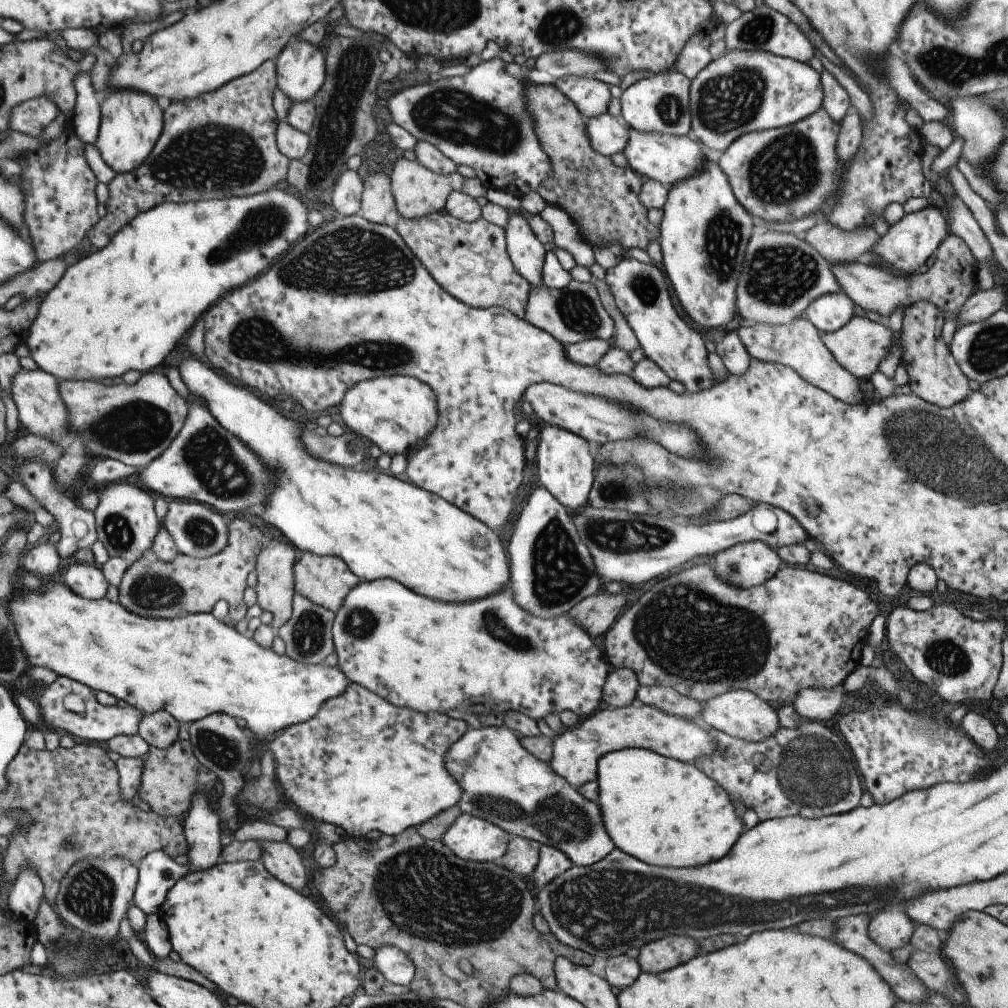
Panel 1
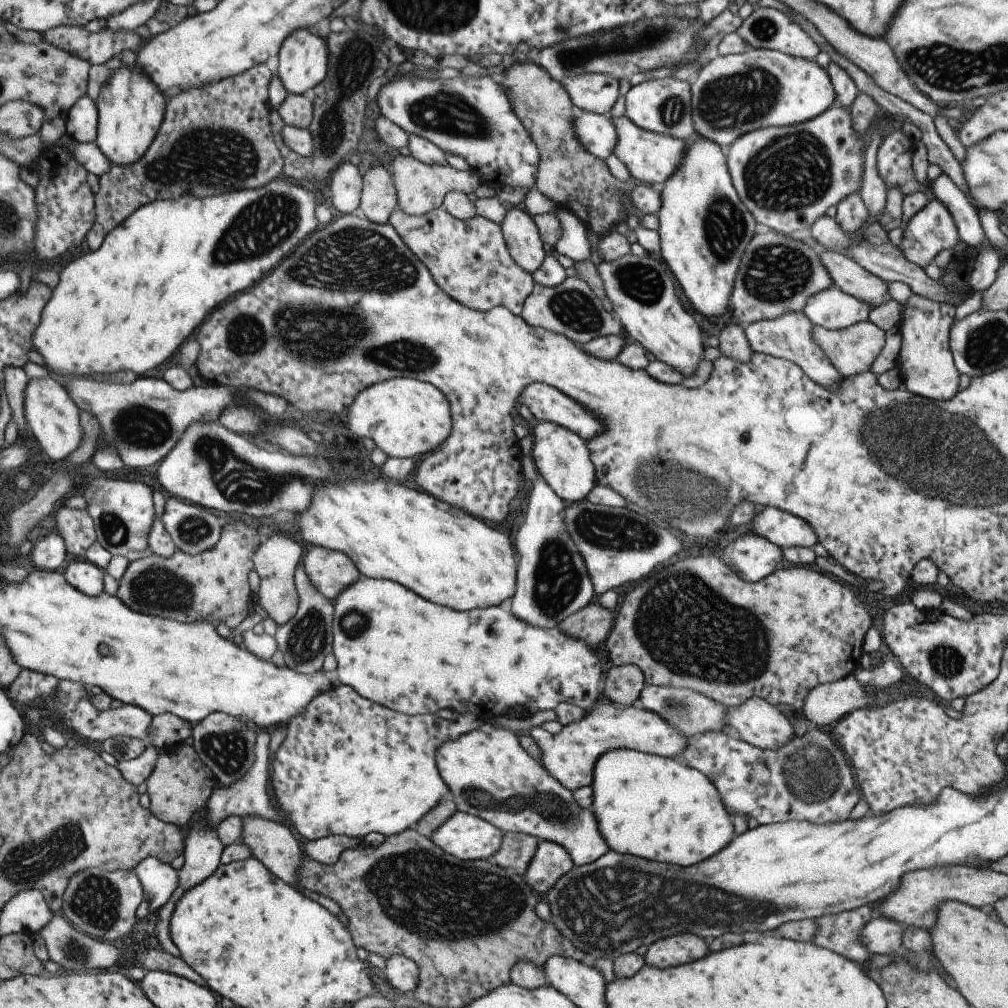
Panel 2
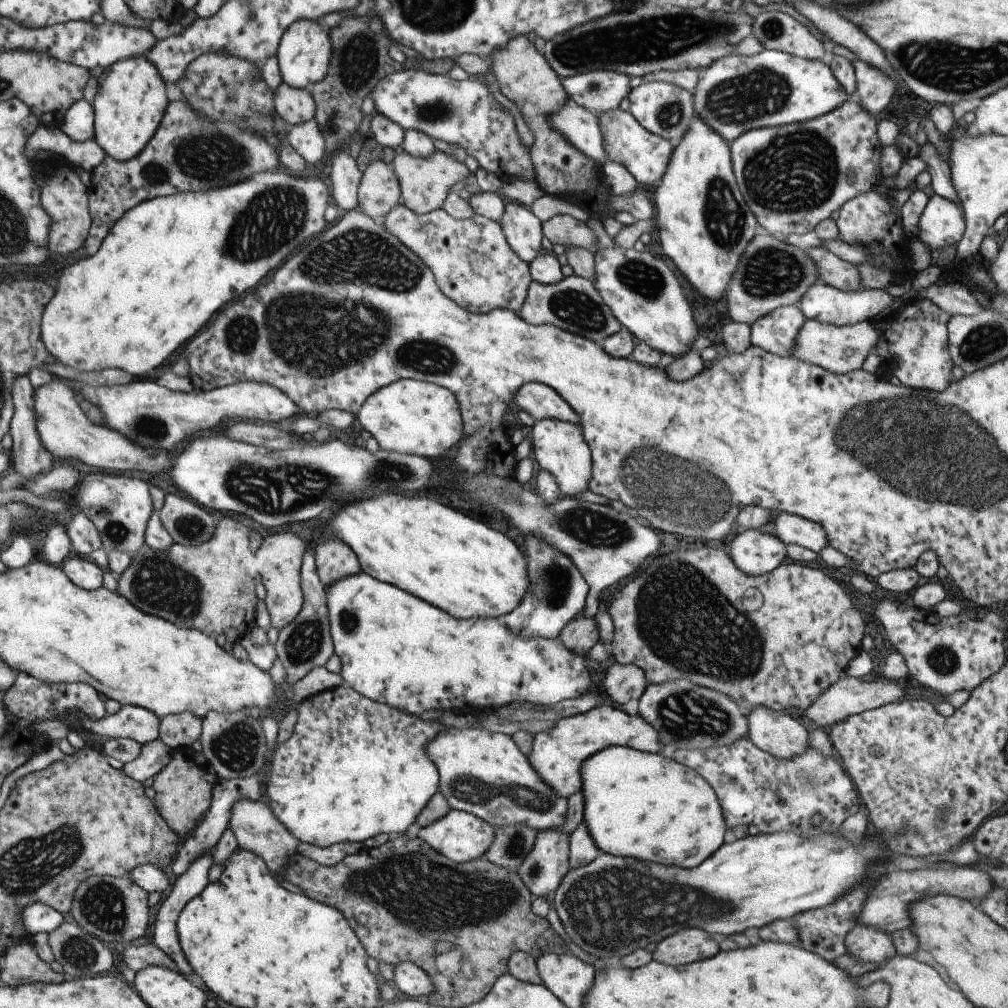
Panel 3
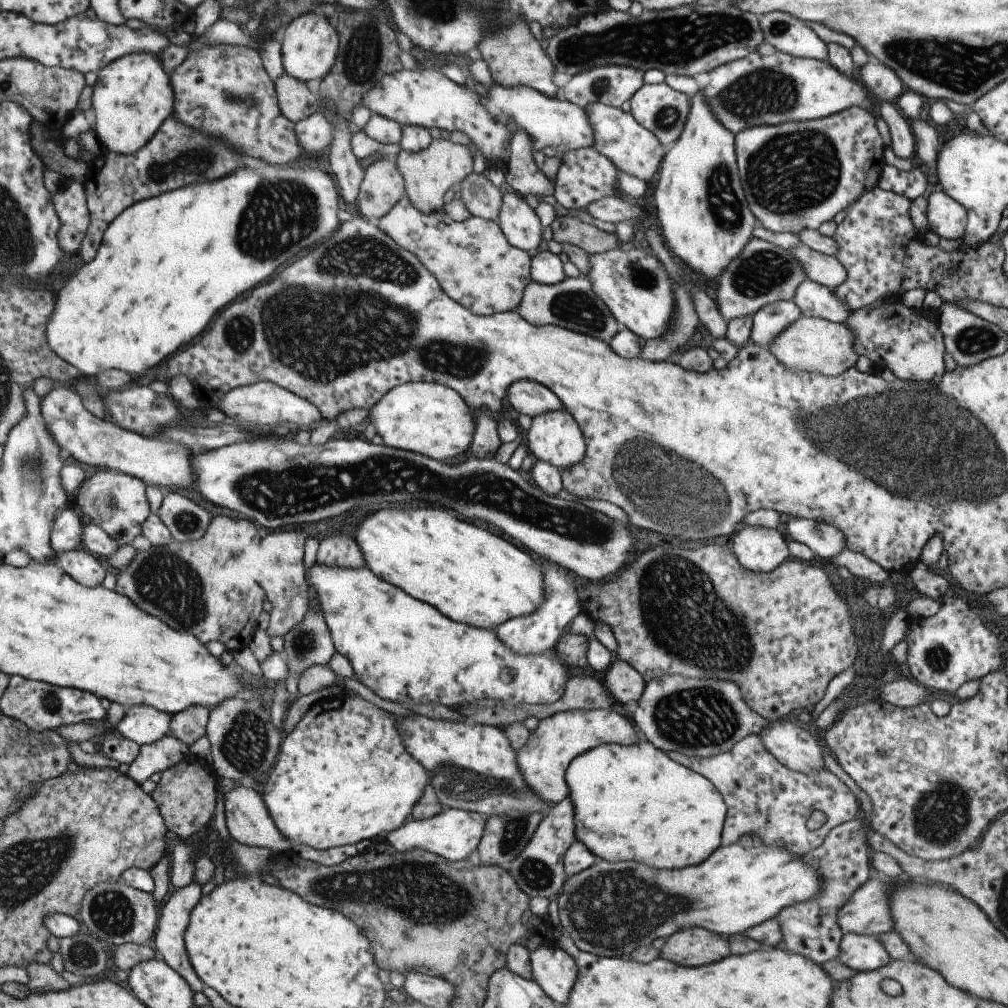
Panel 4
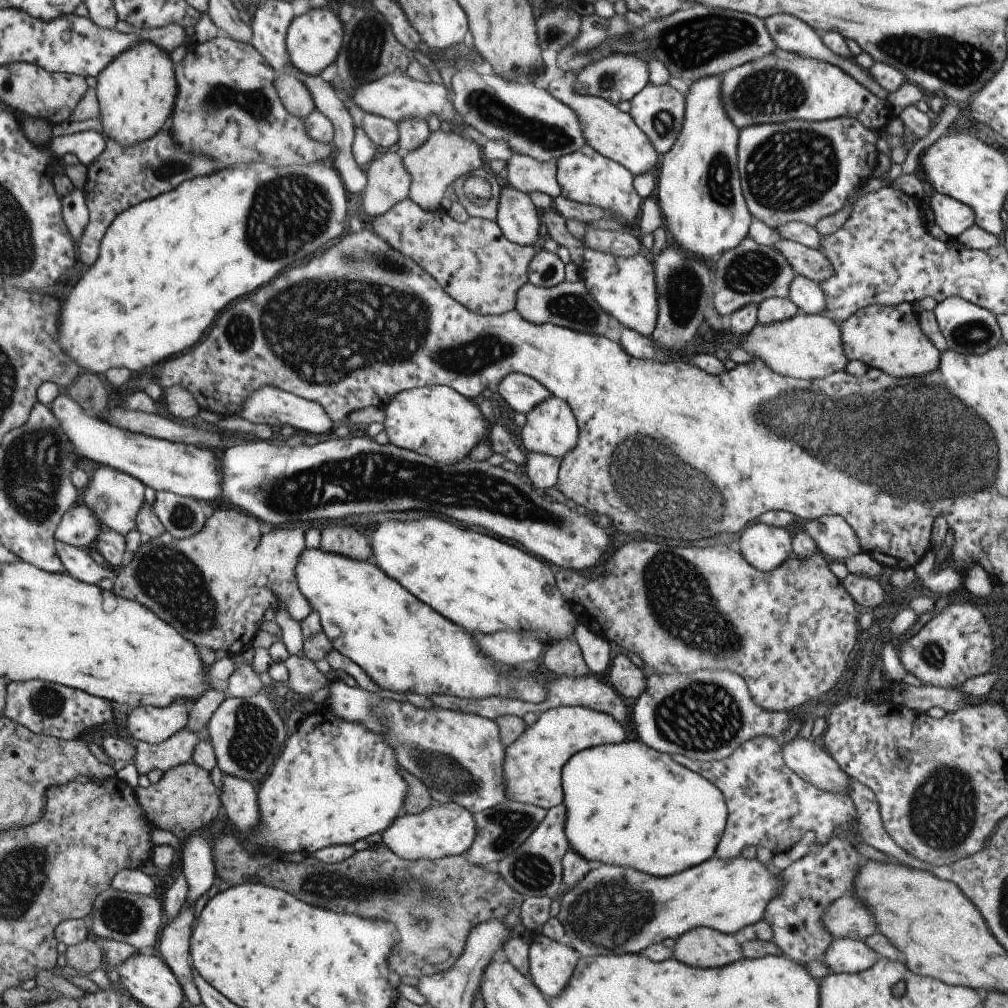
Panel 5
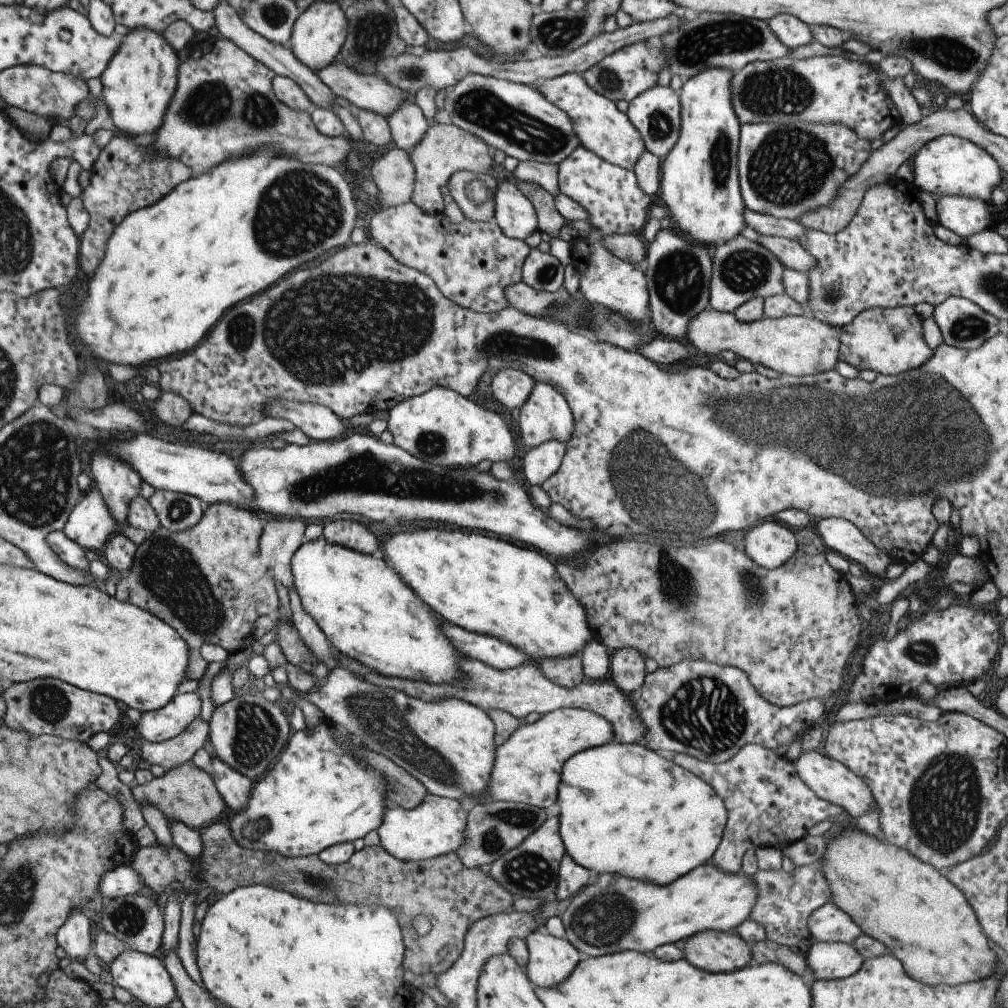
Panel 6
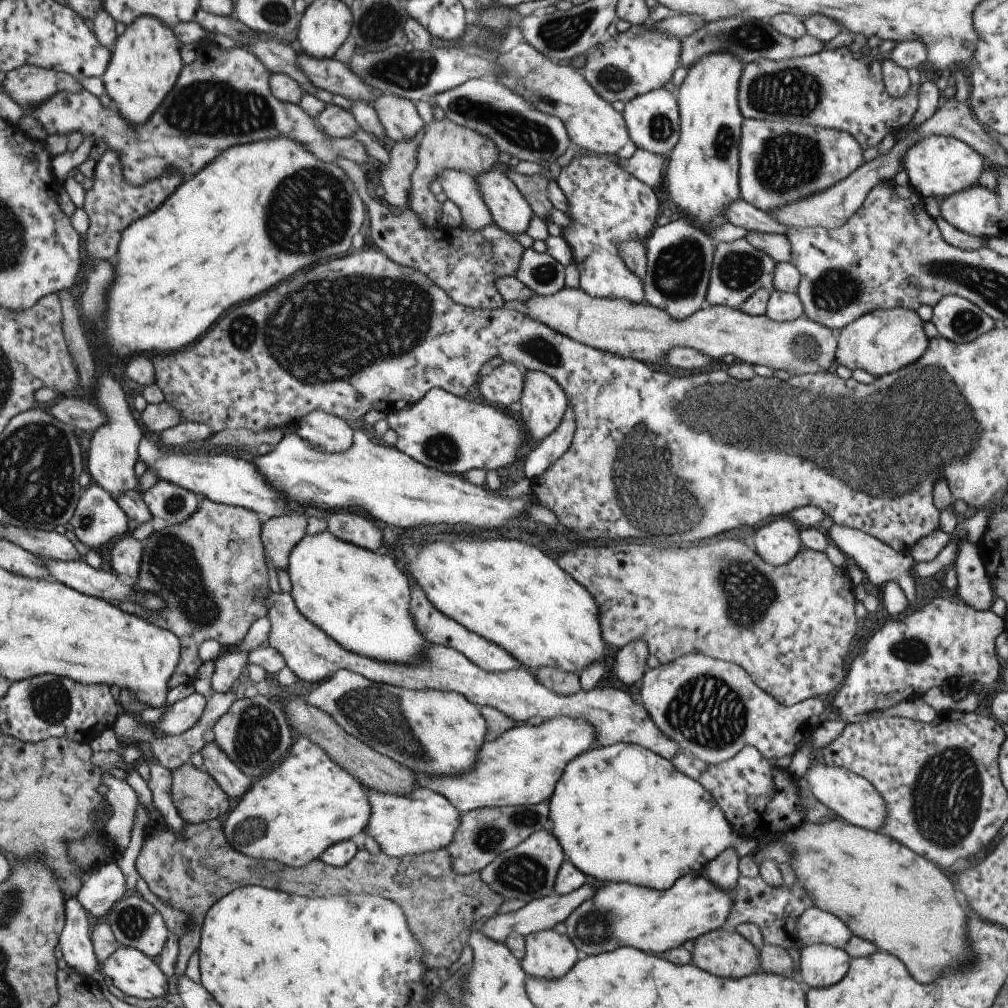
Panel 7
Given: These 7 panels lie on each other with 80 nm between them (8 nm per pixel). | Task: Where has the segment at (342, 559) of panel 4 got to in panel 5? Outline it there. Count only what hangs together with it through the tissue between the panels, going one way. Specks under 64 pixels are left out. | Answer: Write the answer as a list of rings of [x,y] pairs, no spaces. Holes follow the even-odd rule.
[[[329,526],[321,530],[318,547],[322,551],[343,555],[353,560],[365,561],[371,556],[367,536],[349,526]]]

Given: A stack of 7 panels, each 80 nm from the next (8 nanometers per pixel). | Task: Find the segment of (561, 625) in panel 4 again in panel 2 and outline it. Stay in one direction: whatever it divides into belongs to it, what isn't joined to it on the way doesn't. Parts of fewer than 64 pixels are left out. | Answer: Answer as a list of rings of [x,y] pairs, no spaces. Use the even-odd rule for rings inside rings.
[[[531,474],[531,492],[523,524],[513,538],[517,556],[517,588],[511,598],[511,614],[517,620],[540,629],[552,629],[564,618],[593,602],[593,585],[586,575],[583,559],[577,552],[563,522],[564,502],[539,474]]]

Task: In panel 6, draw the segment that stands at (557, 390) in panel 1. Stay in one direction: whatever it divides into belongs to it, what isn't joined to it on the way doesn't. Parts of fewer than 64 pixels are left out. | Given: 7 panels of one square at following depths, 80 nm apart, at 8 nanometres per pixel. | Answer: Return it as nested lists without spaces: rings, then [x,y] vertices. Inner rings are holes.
[[[502,368],[498,370],[490,380],[487,387],[491,396],[503,406],[503,408],[521,408],[528,399],[534,380],[522,370],[514,368]]]

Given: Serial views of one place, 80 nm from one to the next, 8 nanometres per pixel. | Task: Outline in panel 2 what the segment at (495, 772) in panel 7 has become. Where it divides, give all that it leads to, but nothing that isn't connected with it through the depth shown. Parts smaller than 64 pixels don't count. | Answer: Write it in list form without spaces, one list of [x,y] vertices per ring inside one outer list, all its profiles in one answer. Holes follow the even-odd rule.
[[[599,704],[572,723],[562,726],[557,734],[540,727],[527,730],[538,746],[537,762],[549,776],[571,792],[590,784],[594,760],[611,749],[633,749],[661,757],[680,756],[691,739],[685,739],[668,723],[645,709],[615,708],[613,704]]]

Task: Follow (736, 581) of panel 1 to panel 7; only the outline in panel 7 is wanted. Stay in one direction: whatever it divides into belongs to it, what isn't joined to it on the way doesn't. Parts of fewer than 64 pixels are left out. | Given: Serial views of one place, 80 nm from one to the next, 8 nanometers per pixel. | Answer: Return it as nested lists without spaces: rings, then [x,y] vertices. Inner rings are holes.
[[[790,519],[773,520],[754,532],[753,550],[766,563],[773,566],[785,564],[801,549],[798,532]]]

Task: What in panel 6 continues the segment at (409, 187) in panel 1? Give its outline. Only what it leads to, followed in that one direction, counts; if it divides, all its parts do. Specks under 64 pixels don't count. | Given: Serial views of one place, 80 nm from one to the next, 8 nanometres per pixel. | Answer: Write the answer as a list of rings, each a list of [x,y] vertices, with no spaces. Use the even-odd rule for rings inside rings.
[[[445,119],[434,125],[428,125],[421,140],[409,150],[411,164],[414,168],[414,181],[410,202],[417,205],[425,214],[436,215],[444,209],[443,195],[439,191],[449,177],[457,171],[475,175],[489,172],[493,163],[492,148],[470,132],[461,130]]]

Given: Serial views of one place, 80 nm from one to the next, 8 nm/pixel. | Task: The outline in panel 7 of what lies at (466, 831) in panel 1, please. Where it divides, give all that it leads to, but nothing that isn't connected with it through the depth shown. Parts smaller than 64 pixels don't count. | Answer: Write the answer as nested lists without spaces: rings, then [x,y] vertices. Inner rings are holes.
[[[365,787],[364,793],[370,806],[370,815],[362,831],[371,836],[377,842],[380,852],[387,856],[399,858],[445,848],[455,835],[461,813],[432,790],[415,787],[401,796],[371,791]]]

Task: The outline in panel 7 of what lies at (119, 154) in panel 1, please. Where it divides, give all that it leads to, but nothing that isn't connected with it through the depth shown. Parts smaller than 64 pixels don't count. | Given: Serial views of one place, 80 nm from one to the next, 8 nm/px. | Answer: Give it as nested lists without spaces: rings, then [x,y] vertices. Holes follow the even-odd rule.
[[[138,16],[130,25],[125,27],[121,35],[117,35],[112,44],[110,57],[105,67],[101,80],[109,98],[115,103],[116,109],[122,119],[133,126],[141,125],[152,116],[152,112],[164,99],[165,94],[171,90],[177,82],[181,70],[181,58],[179,57],[179,44],[173,31],[159,19],[152,16]]]

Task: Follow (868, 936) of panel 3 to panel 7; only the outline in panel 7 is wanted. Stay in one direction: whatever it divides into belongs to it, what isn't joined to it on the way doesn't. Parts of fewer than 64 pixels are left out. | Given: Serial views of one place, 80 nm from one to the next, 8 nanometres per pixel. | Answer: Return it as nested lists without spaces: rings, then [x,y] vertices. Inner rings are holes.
[[[809,945],[799,949],[795,955],[800,979],[811,989],[835,984],[845,976],[850,963],[850,957],[843,949],[829,945]]]

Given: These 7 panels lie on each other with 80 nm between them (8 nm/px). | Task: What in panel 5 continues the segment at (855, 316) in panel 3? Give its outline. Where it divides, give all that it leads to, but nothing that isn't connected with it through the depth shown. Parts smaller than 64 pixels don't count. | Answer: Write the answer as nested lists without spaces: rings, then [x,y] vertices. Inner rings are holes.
[[[803,275],[792,276],[787,297],[795,304],[799,312],[812,315],[825,312],[821,289],[816,282]]]

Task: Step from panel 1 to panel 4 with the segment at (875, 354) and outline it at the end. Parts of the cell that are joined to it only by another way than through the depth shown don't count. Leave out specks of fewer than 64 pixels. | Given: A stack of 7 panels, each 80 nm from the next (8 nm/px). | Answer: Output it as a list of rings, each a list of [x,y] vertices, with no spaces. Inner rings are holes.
[[[799,315],[778,336],[774,336],[766,348],[783,369],[792,373],[808,371],[826,377],[834,377],[854,366],[857,355],[852,349],[852,335],[843,323],[834,323],[819,317]]]

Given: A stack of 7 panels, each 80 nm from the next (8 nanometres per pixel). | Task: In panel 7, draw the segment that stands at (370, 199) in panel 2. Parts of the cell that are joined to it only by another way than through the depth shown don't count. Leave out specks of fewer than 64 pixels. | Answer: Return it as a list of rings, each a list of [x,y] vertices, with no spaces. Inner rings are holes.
[[[414,137],[394,142],[392,148],[388,151],[389,164],[385,165],[385,169],[380,173],[379,185],[381,185],[385,191],[383,198],[391,206],[399,208],[409,203],[410,176],[416,165],[417,147],[417,137]]]

